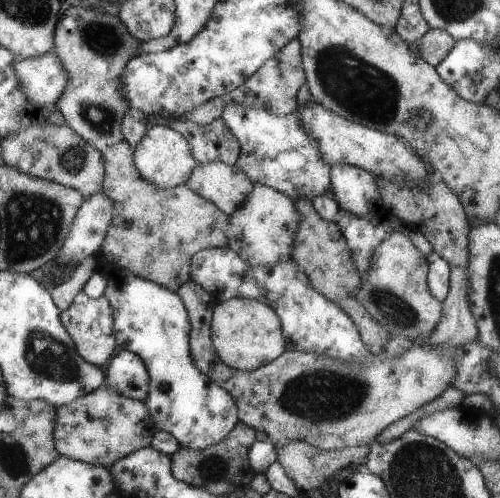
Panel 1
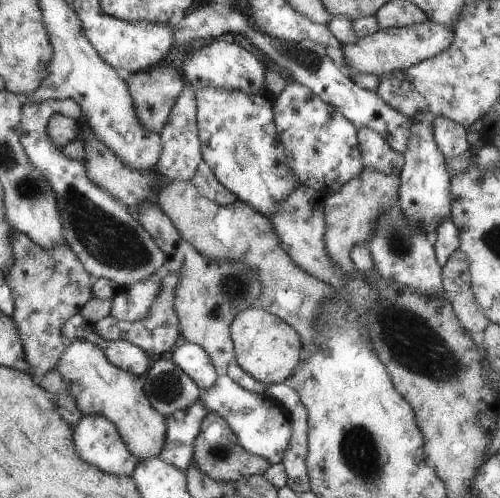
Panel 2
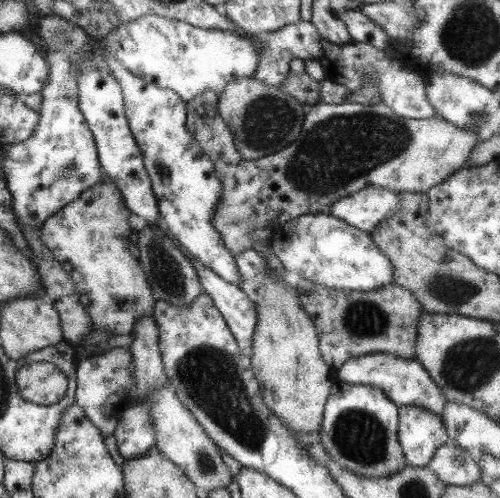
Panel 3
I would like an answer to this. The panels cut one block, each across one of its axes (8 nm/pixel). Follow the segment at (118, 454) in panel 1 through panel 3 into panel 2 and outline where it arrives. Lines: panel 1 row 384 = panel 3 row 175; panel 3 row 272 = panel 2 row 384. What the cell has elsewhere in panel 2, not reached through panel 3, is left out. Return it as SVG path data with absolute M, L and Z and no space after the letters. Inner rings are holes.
M81 339L66 342L54 369L64 378L82 416L99 413L108 418L138 461L158 456L164 445L166 417L149 404L142 378L113 366L97 345Z

